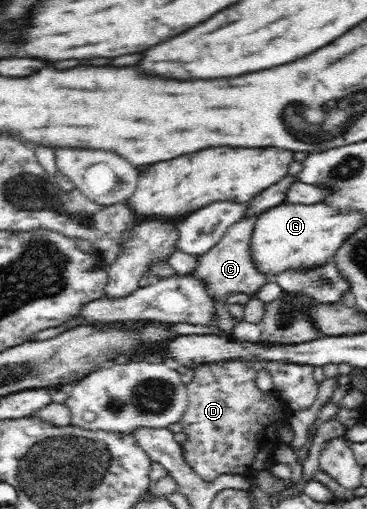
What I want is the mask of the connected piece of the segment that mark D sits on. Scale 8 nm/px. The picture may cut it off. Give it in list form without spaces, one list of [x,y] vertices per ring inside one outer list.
[[[228,360],[224,364],[202,364],[194,369],[194,378],[185,384],[188,406],[179,421],[186,439],[181,443],[183,457],[191,469],[206,482],[223,474],[236,474],[250,479],[254,471],[268,471],[274,464],[274,450],[283,444],[280,430],[289,425],[292,410],[276,392],[258,389],[257,367],[252,361]]]

